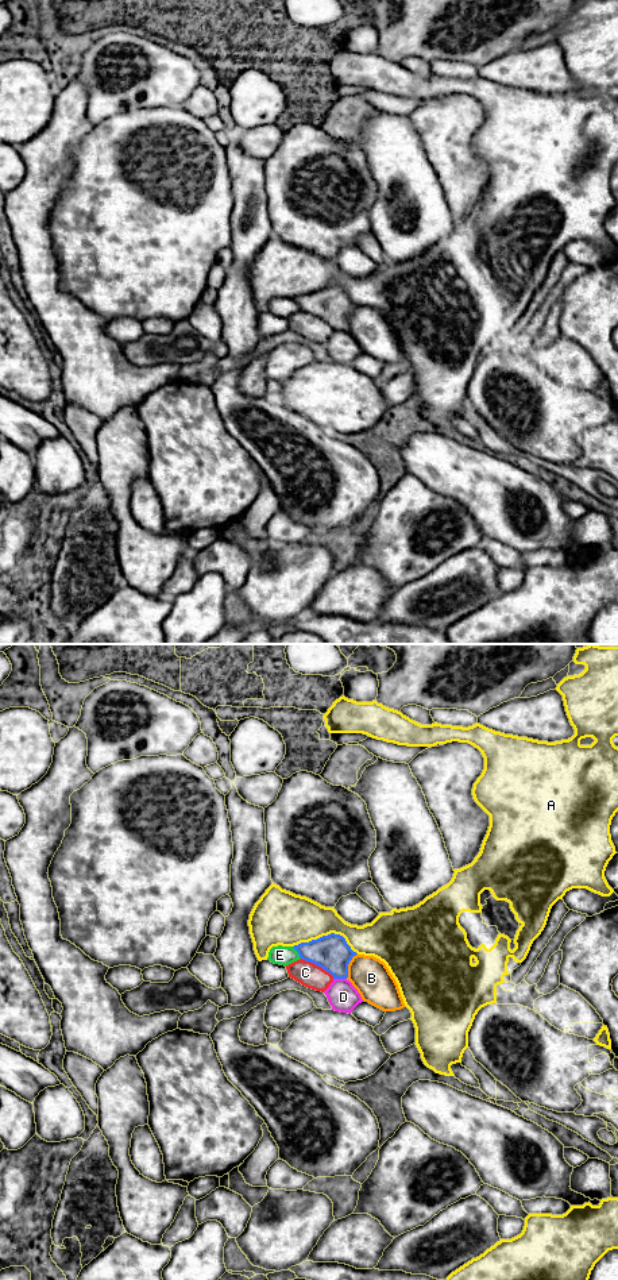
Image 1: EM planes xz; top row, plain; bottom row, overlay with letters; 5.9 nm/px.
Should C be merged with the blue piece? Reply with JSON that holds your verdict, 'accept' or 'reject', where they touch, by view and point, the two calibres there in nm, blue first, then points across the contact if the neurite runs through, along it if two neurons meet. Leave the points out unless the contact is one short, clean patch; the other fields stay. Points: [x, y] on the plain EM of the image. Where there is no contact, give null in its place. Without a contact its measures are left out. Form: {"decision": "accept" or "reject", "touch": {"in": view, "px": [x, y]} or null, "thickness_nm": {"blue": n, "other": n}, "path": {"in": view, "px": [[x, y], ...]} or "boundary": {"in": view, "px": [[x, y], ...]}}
{"decision": "accept", "touch": {"in": "xz", "px": [317, 316]}, "thickness_nm": {"blue": 220, "other": 140}}

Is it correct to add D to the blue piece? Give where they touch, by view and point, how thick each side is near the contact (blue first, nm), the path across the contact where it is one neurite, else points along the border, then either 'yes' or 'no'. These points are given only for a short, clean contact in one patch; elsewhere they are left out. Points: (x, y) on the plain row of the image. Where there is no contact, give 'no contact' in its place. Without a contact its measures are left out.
meets blue in xz at (340, 330); 220 nm thick on the blue side, 180 nm on the other; border along xz (333, 330), (346, 331); no

